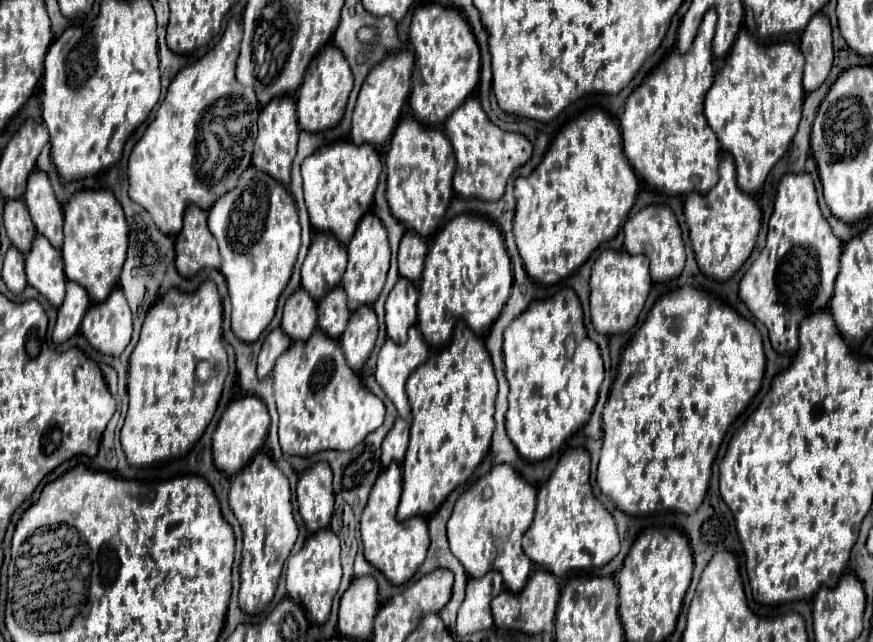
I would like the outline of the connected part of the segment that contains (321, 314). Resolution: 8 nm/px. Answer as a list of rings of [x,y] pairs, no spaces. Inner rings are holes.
[[[340,285],[318,301],[318,325],[326,335],[332,335],[332,339],[340,339],[348,323],[348,315],[350,311],[346,305],[346,295]]]

